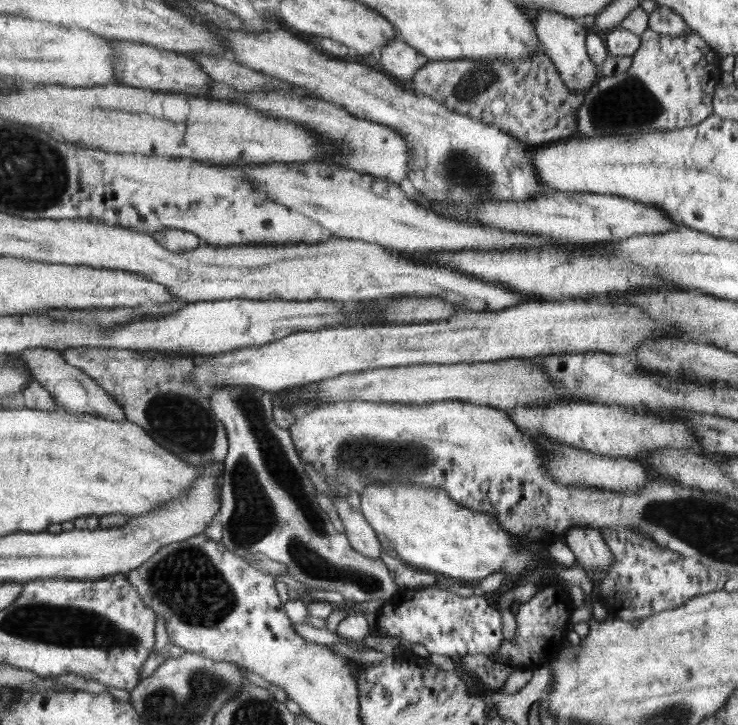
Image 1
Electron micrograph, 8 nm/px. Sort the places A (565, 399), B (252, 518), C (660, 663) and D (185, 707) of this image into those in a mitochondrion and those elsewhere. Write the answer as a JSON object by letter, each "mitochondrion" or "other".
{"A":"other","B":"mitochondrion","C":"other","D":"mitochondrion"}

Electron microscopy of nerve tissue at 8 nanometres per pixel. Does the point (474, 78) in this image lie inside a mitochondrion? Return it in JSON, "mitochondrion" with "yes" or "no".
{"mitochondrion":"yes"}

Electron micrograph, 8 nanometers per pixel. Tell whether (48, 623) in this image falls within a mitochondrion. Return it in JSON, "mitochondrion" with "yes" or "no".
{"mitochondrion":"yes"}

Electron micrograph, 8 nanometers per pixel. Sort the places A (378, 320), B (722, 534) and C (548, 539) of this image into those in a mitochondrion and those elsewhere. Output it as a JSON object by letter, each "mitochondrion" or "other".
{"A":"other","B":"mitochondrion","C":"other"}

